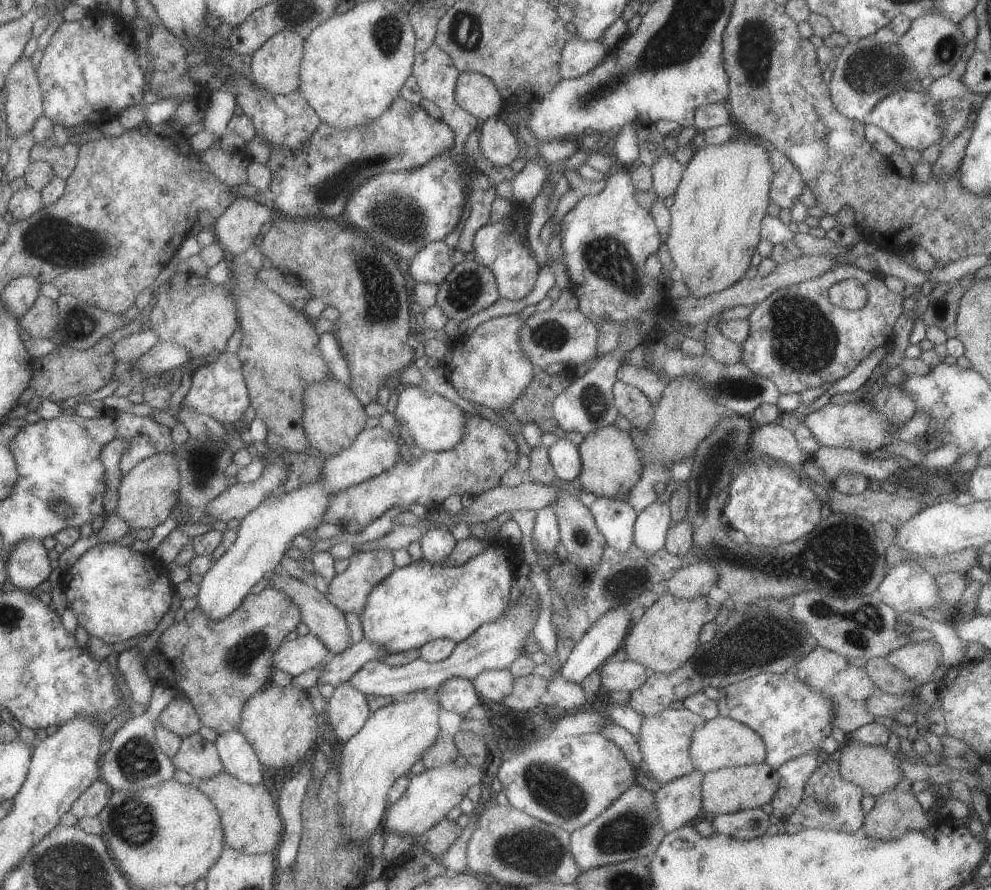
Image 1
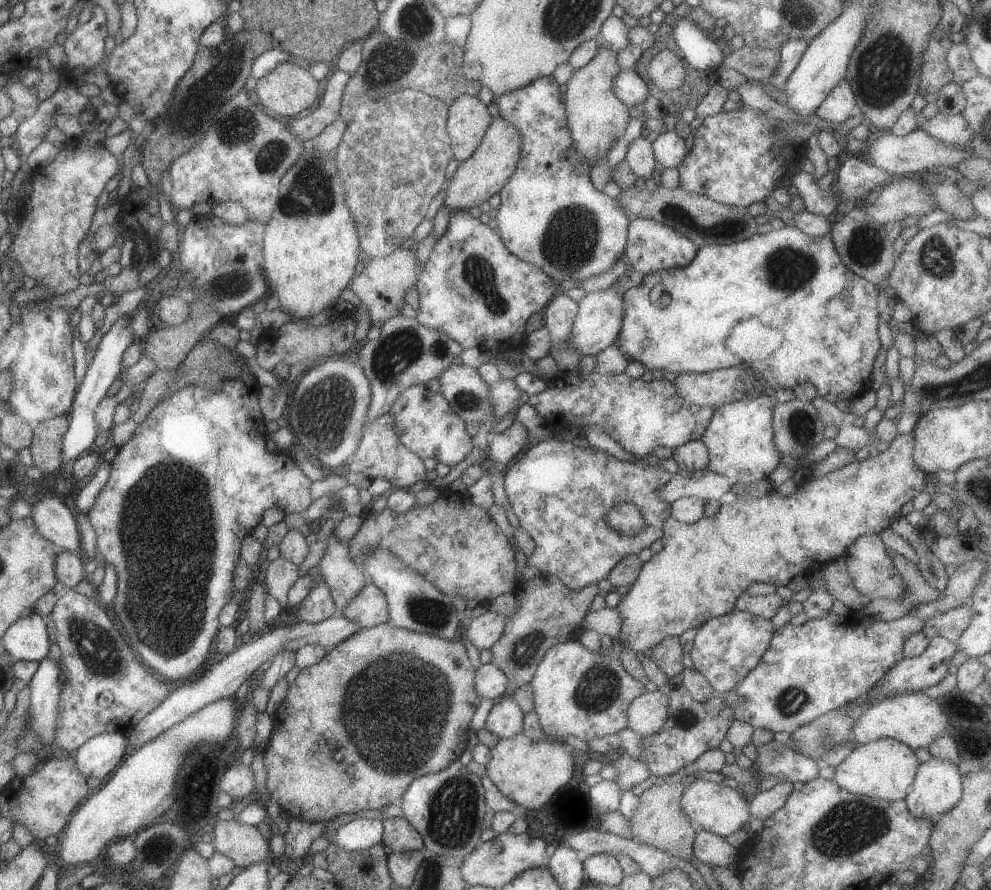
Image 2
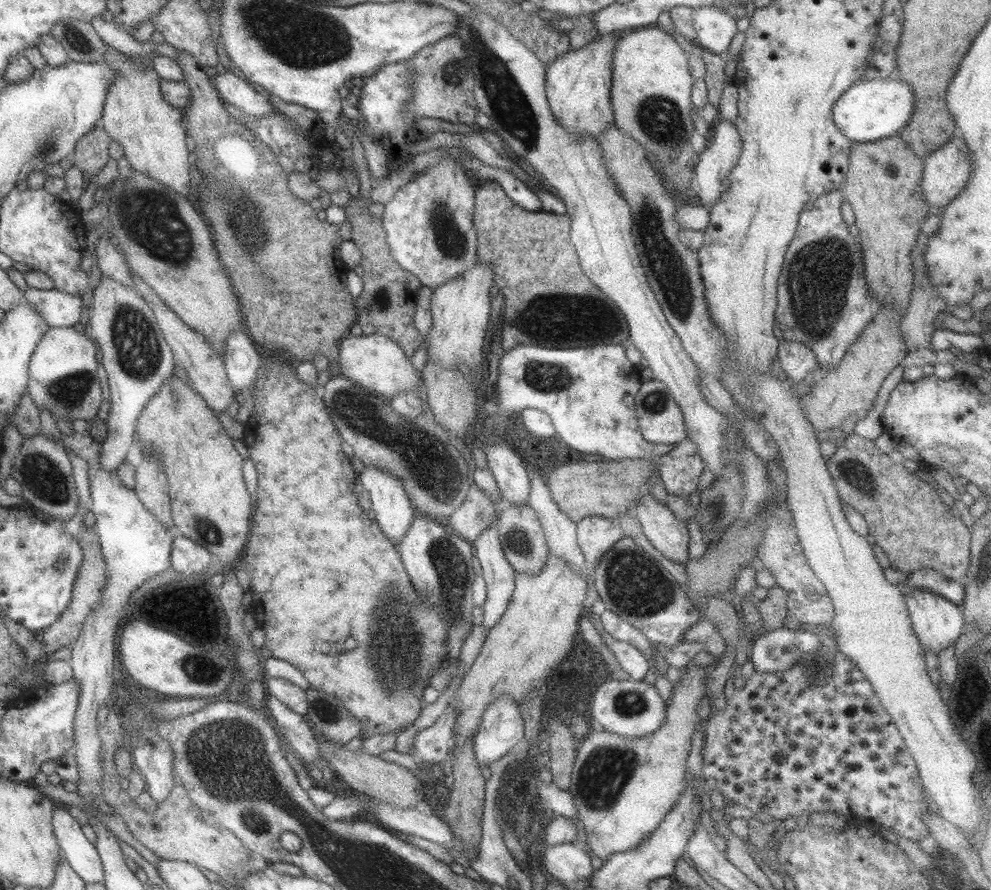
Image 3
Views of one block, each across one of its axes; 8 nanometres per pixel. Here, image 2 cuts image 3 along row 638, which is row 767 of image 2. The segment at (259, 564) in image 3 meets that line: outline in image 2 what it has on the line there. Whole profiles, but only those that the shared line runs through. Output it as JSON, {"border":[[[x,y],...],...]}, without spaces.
{"border":[[[379,623],[351,633],[343,639],[343,642],[327,650],[317,664],[305,667],[298,672],[297,678],[288,686],[284,701],[275,710],[272,731],[262,754],[269,797],[278,804],[281,812],[293,819],[303,819],[312,823],[328,821],[341,814],[355,814],[359,810],[377,810],[389,806],[396,798],[401,798],[405,789],[417,777],[443,770],[451,762],[457,761],[467,748],[469,720],[479,704],[479,698],[473,686],[474,674],[475,671],[467,658],[463,642],[459,639],[442,639],[394,627],[388,623]]]}

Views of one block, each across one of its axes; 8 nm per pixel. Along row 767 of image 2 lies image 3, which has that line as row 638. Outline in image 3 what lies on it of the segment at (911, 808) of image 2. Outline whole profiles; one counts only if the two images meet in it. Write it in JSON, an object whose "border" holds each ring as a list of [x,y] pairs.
{"border":[[[907,589],[902,595],[913,632],[922,649],[926,648],[929,652],[937,654],[943,648],[953,644],[964,623],[963,613],[959,611],[955,603],[925,589]]]}

